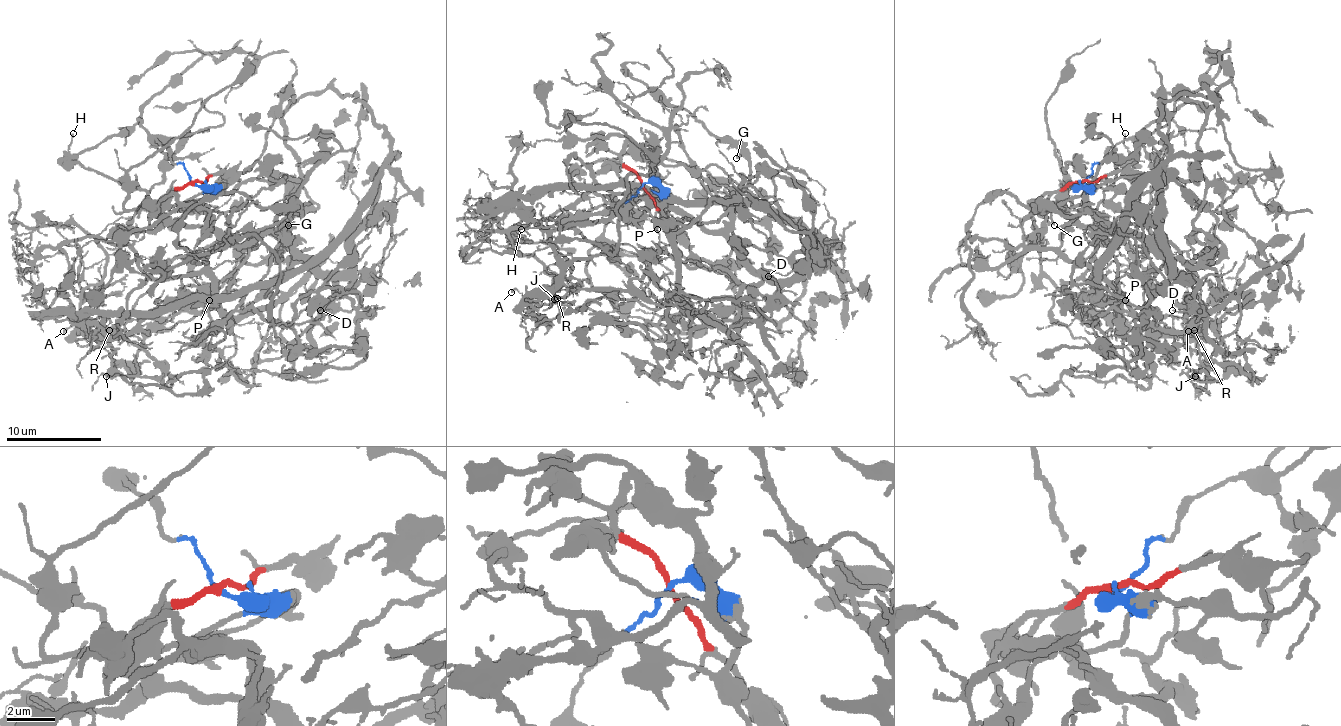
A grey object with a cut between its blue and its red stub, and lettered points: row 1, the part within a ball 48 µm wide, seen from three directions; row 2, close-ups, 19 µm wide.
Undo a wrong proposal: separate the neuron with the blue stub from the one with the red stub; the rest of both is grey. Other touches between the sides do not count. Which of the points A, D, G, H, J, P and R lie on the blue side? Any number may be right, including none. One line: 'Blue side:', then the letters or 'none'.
Blue side: none

